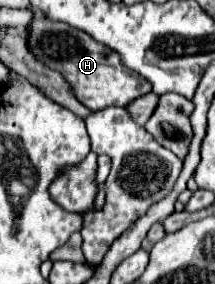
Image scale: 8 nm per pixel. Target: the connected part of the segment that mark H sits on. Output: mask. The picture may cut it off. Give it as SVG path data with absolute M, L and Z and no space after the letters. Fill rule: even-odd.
M48 18L32 20L28 24L28 48L36 60L44 62L48 68L60 72L70 84L74 96L92 110L102 110L108 106L126 106L142 94L152 90L150 82L136 76L136 72L124 68L118 54L112 54L110 48L96 42L86 32L72 28L64 22L54 22Z

